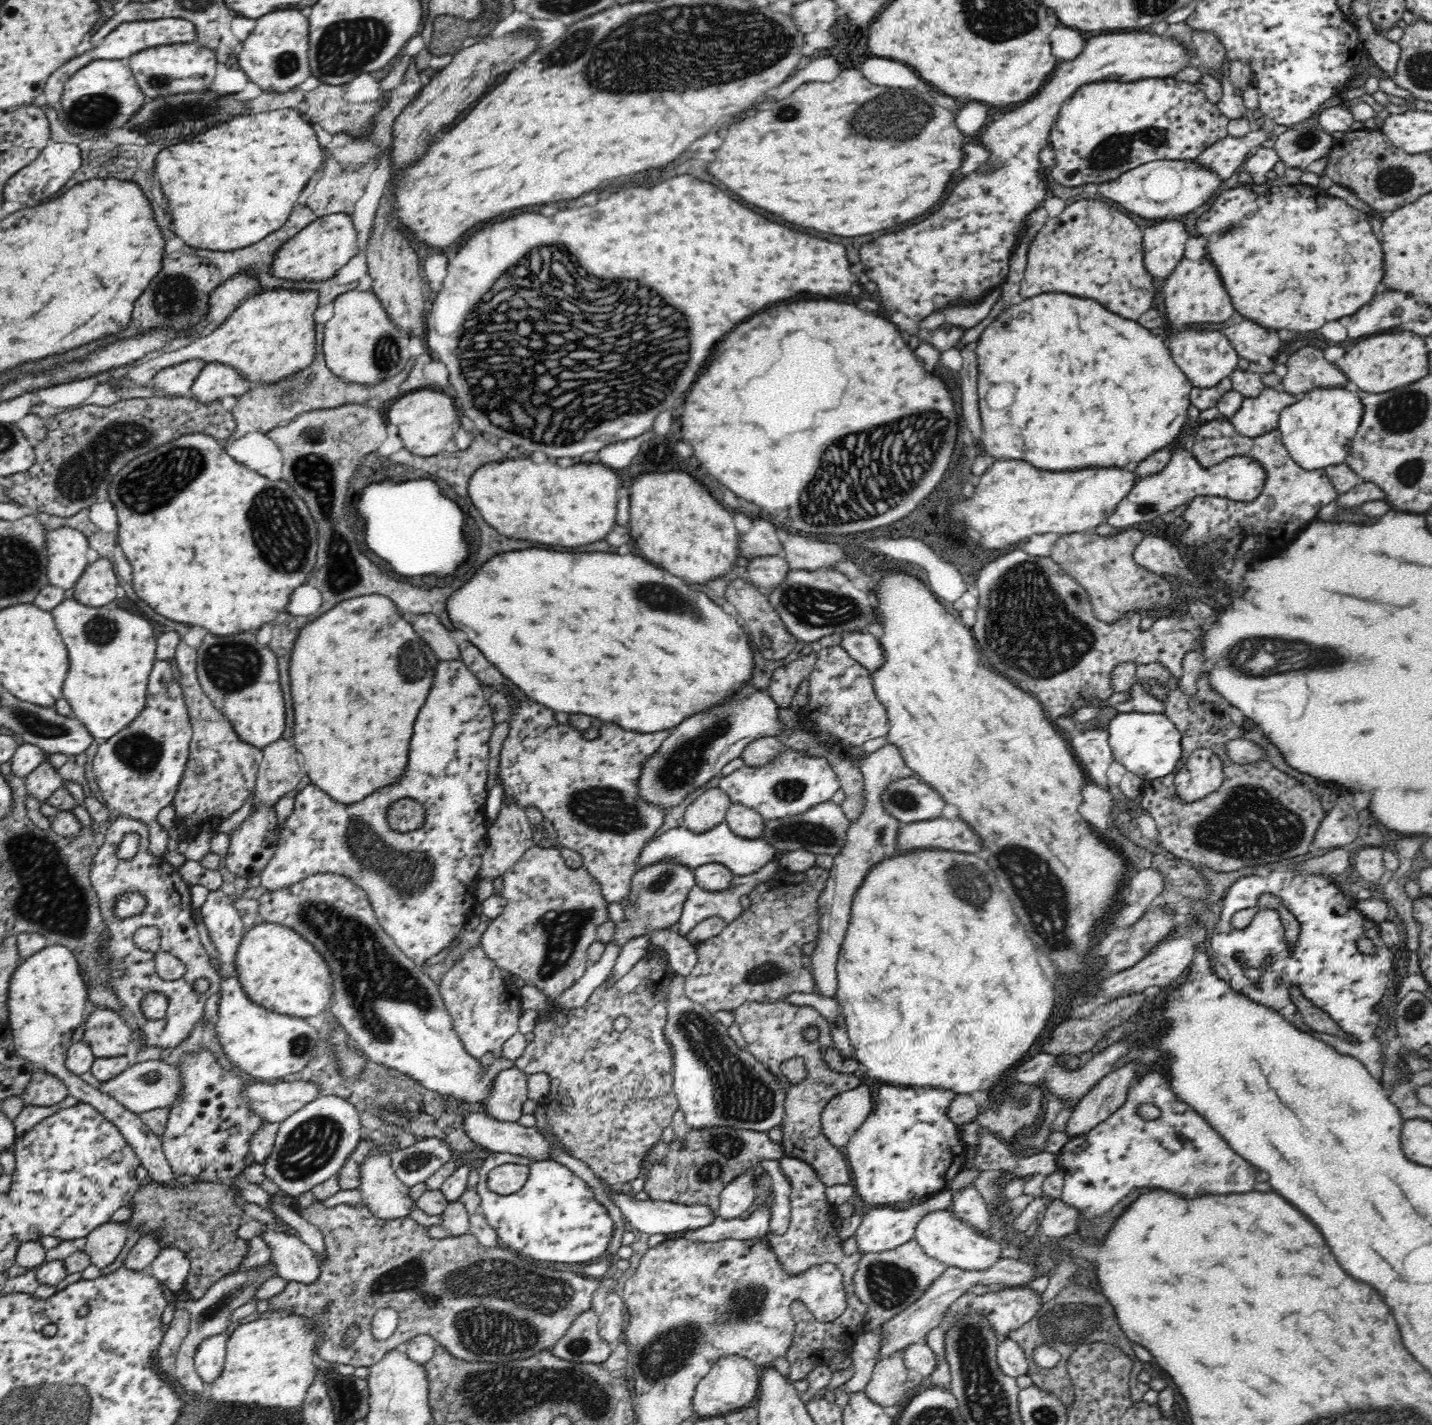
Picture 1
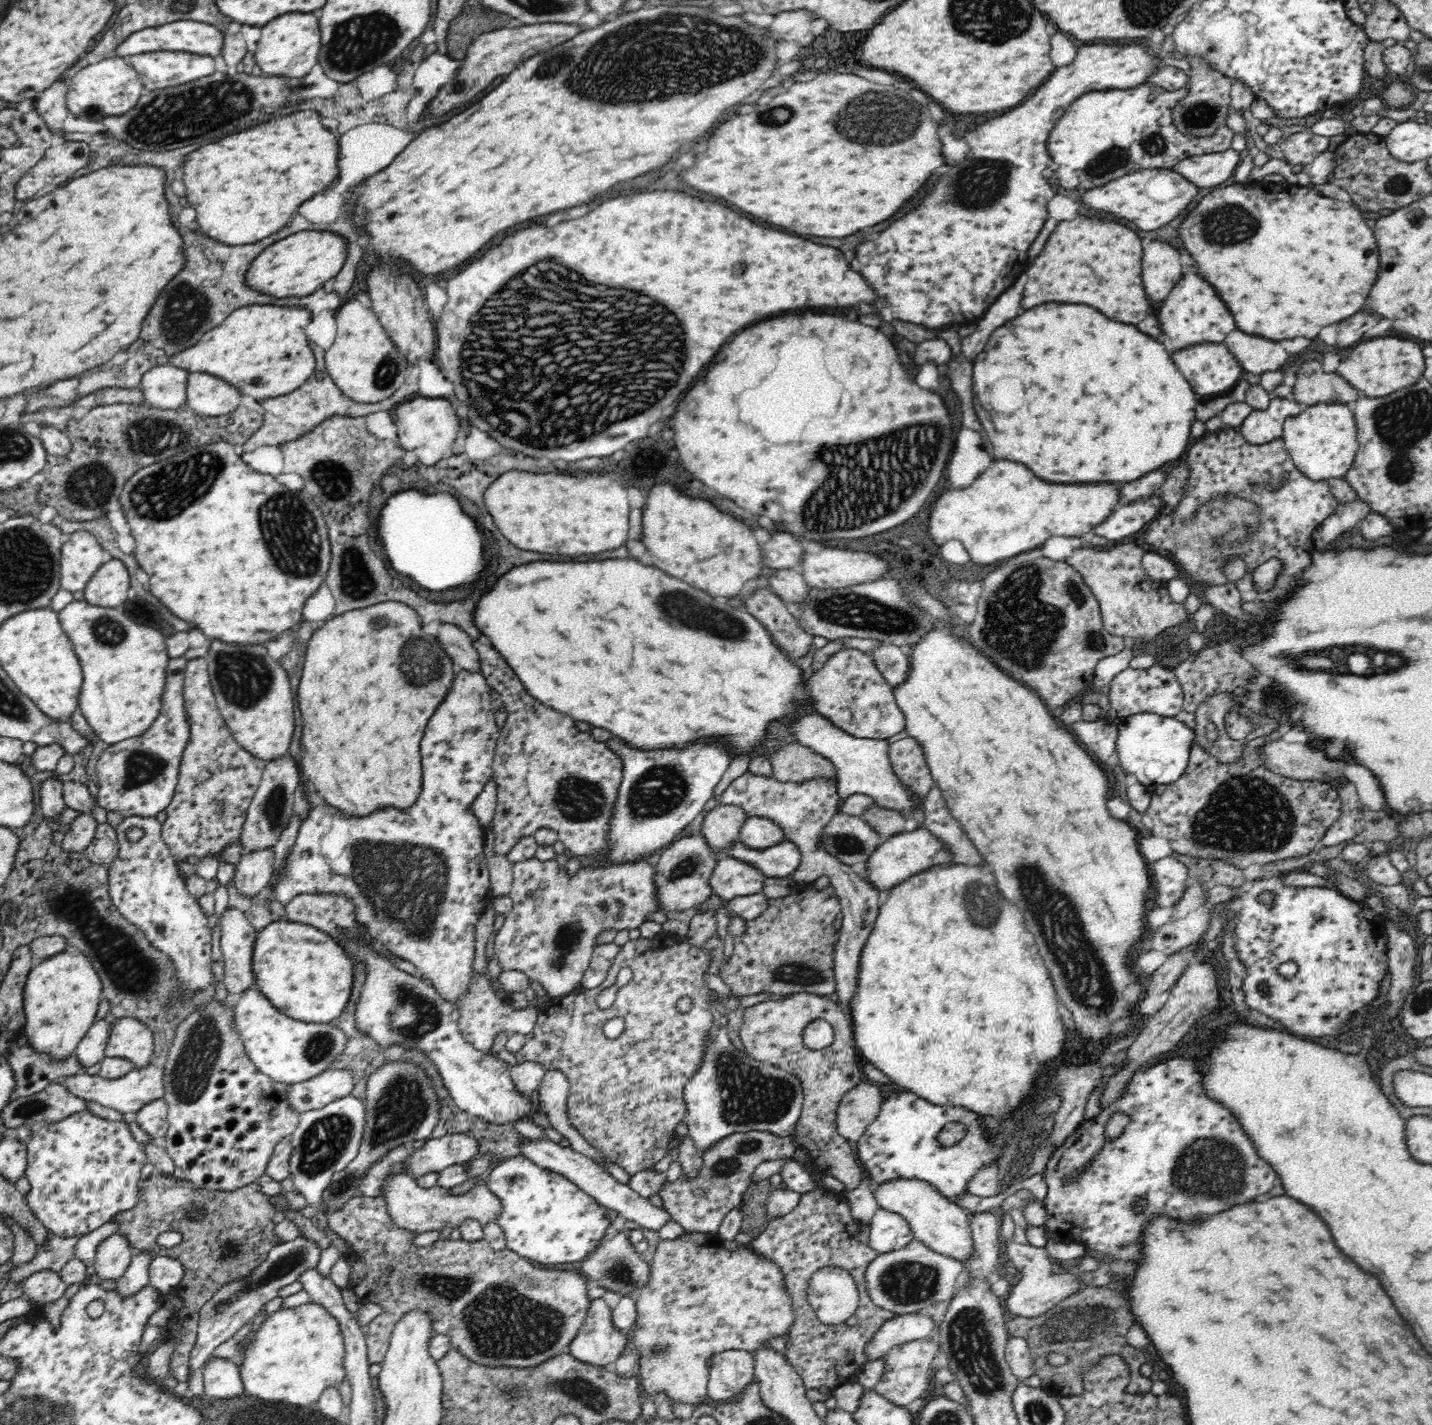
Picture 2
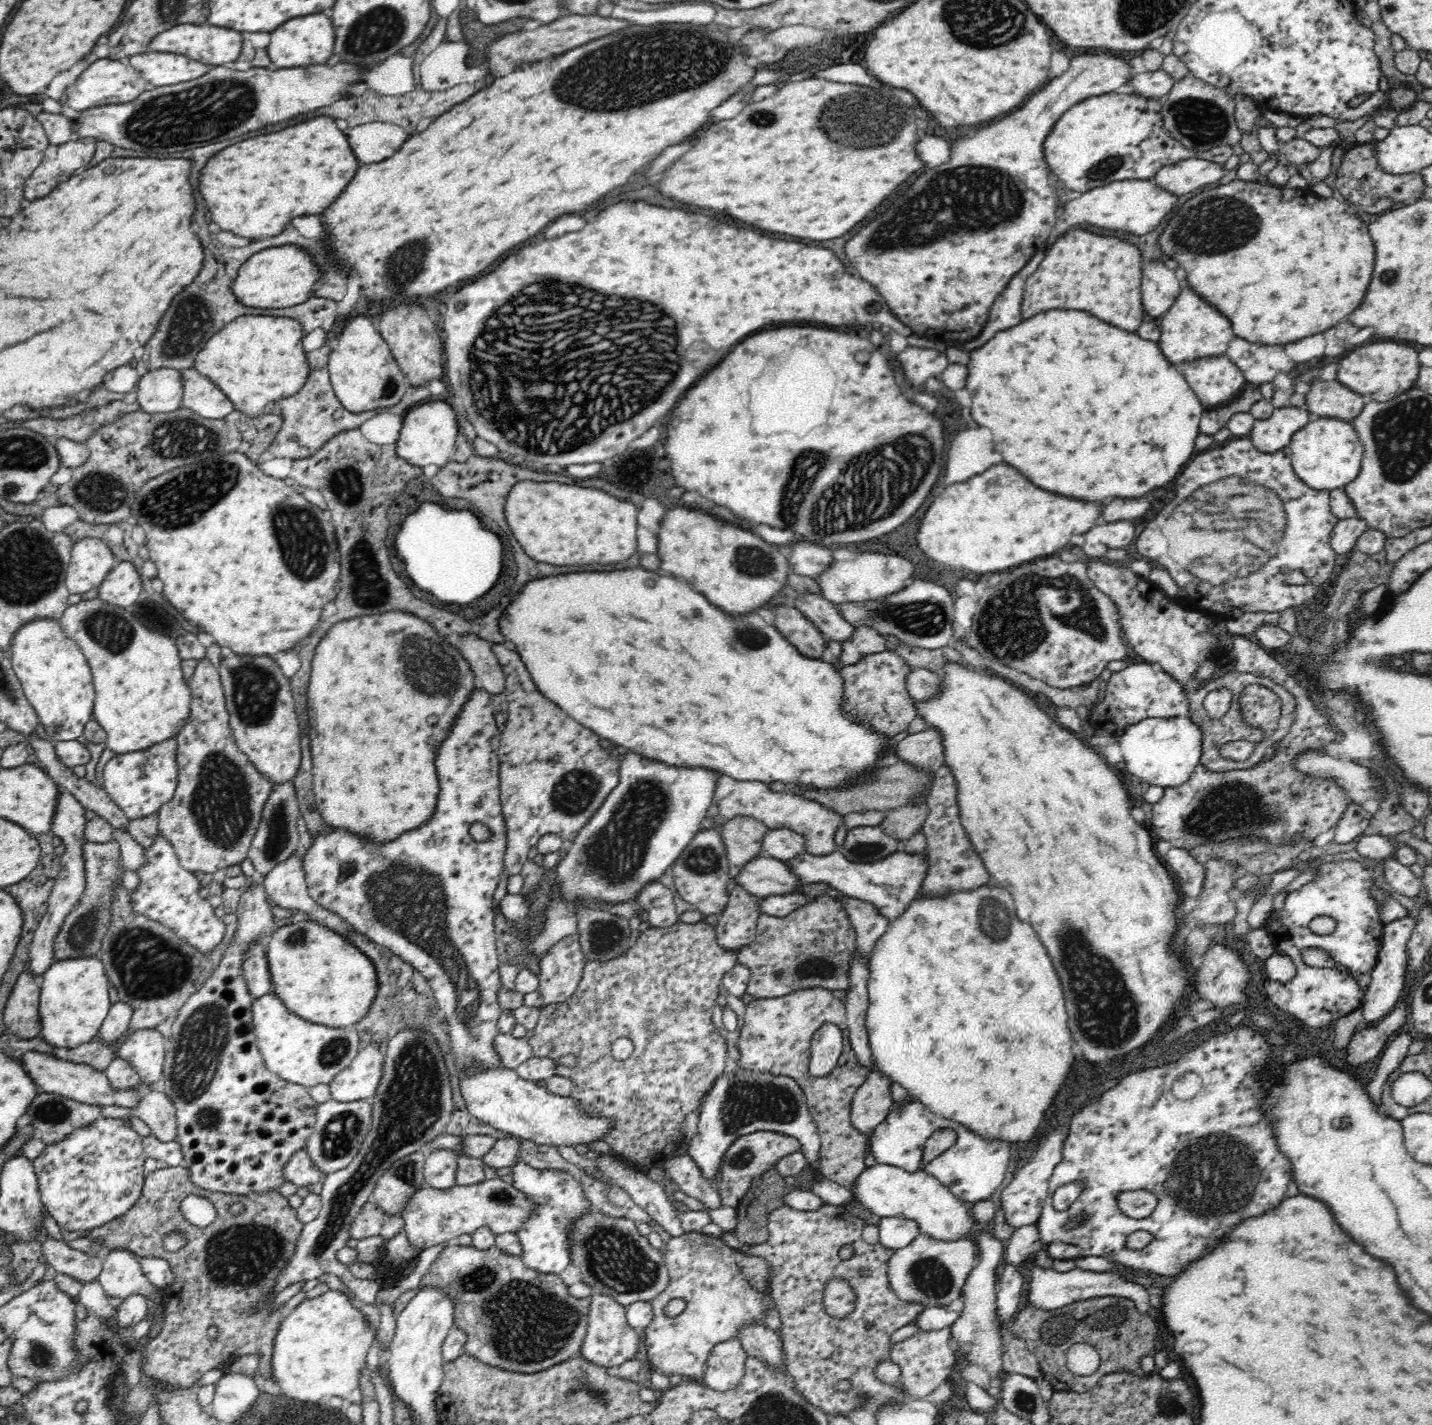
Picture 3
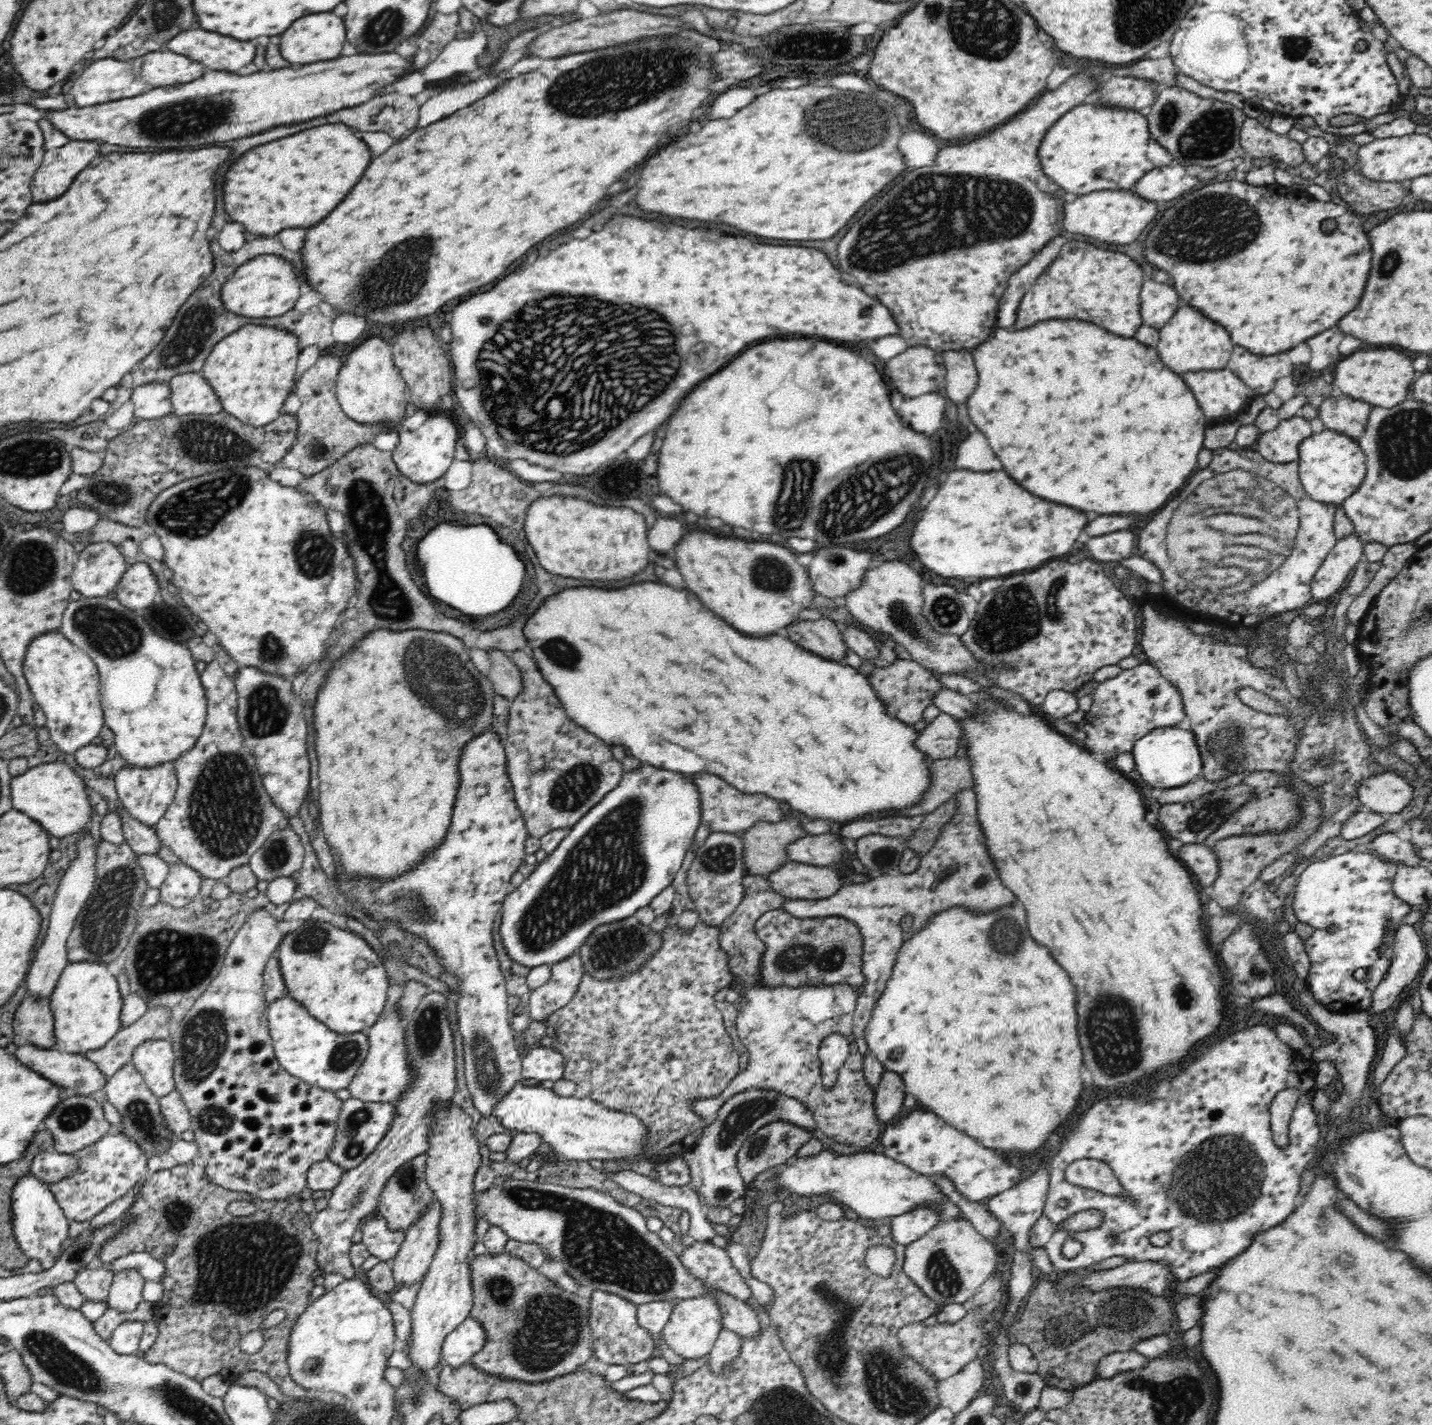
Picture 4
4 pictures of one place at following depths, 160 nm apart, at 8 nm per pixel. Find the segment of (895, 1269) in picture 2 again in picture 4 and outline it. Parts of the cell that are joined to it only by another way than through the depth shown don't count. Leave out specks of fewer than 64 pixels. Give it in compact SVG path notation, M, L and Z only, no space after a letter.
M966 1219L937 1224L925 1236L905 1246L902 1271L920 1291L939 1306L966 1302L996 1270L995 1245L978 1233Z

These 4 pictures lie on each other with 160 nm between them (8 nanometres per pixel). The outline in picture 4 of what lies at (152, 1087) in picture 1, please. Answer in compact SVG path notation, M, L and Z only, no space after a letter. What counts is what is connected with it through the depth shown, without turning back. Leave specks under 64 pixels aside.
M30 1044L18 1048L15 1057L30 1070L52 1081L56 1087L60 1087L60 1090L64 1090L68 1094L91 1097L92 1094L105 1088L107 1078L100 1073L99 1068L90 1059L80 1054L62 1051L57 1047L42 1049Z

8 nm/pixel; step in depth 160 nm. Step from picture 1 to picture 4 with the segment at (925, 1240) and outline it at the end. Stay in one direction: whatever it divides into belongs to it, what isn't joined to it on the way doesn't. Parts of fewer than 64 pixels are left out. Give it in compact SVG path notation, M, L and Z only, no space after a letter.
M880 1151L857 1152L850 1156L836 1156L832 1152L820 1152L817 1156L802 1158L781 1168L778 1185L784 1187L790 1195L802 1197L830 1194L842 1204L846 1204L864 1219L883 1219L901 1216L920 1207L928 1207L937 1216L941 1216L938 1224L958 1220L960 1207L954 1204L948 1195L940 1191L940 1187L932 1178L914 1172L905 1164L898 1163Z

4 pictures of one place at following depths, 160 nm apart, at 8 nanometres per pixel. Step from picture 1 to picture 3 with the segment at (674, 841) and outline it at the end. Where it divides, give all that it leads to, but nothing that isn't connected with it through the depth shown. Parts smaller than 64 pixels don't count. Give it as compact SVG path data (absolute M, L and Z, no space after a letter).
M903 846L896 852L888 854L886 858L868 864L850 862L838 850L828 856L814 856L805 852L790 860L782 860L782 863L788 865L790 873L798 877L802 883L827 882L831 888L844 892L846 897L874 905L887 919L900 916L908 908L908 904L920 893L929 869L929 862L924 852L906 852Z

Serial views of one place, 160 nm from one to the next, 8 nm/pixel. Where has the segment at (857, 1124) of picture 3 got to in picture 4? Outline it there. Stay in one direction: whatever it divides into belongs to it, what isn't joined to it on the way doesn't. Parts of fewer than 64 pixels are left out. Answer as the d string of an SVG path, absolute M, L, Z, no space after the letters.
M887 1069L882 1072L874 1092L874 1115L883 1124L888 1124L902 1110L902 1100L907 1093L900 1075Z

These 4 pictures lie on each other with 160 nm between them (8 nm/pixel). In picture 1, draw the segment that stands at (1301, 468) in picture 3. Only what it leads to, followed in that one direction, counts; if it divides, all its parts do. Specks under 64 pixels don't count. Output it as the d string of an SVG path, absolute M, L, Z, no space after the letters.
M1347 385L1316 386L1299 396L1298 400L1280 412L1278 424L1287 451L1306 470L1328 468L1341 464L1348 456L1351 441L1357 433L1364 414L1360 390Z

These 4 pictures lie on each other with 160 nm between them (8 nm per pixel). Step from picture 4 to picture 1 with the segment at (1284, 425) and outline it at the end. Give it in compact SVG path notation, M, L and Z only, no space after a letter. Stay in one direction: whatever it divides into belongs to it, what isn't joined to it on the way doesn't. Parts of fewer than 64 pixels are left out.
M1264 386L1258 396L1242 400L1242 406L1228 419L1244 436L1260 436L1278 427L1280 412L1294 404L1299 395Z

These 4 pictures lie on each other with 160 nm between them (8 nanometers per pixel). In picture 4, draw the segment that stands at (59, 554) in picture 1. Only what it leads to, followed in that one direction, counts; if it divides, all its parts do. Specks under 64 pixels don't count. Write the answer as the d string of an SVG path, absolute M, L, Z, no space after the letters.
M98 542L86 545L82 550L77 551L77 560L72 568L70 580L74 590L82 597L105 597L108 592L116 590L118 580L126 572L129 561L121 553L120 546L111 542Z

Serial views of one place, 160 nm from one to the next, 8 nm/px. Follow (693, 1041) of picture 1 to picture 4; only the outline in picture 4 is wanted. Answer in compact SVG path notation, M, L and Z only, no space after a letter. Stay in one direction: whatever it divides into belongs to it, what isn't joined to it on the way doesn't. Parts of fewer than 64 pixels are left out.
M748 1088L736 1092L716 1113L713 1122L704 1126L693 1148L682 1156L691 1173L691 1187L698 1192L704 1206L729 1207L734 1200L744 1197L747 1188L737 1168L737 1153L745 1140L758 1129L780 1121L806 1129L810 1134L817 1128L813 1112L801 1100L786 1096L781 1090Z

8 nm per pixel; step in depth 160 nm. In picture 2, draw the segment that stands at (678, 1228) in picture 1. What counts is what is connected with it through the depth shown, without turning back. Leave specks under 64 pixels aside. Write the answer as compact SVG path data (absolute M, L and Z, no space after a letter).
M518 1134L521 1148L518 1152L539 1168L556 1172L576 1184L586 1195L592 1196L600 1205L608 1210L618 1212L623 1218L638 1224L641 1230L659 1232L672 1216L662 1206L652 1205L648 1199L633 1192L626 1184L617 1182L605 1168L593 1159L583 1156L570 1147L558 1145L549 1138L525 1138Z

